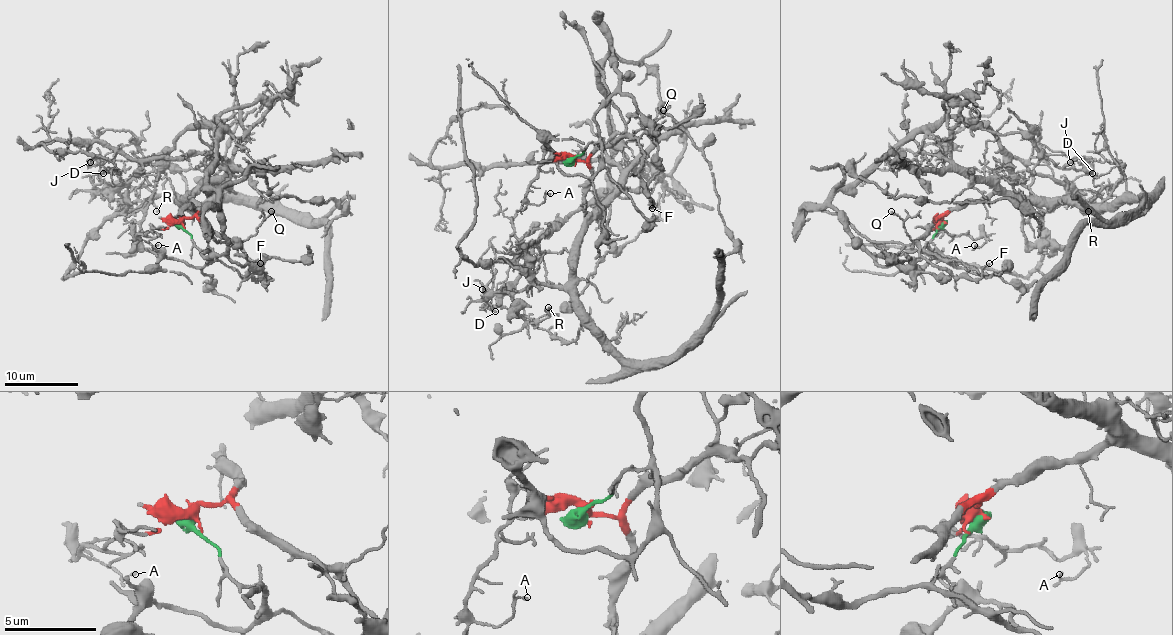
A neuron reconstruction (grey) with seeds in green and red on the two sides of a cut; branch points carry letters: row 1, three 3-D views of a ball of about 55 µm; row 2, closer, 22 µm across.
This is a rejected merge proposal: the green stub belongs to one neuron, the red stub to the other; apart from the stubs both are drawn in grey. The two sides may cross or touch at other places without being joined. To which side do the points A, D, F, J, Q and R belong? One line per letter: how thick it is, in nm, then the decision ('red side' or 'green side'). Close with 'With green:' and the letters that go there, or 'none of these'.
A: calibre 140 nm; red side
D: calibre 130 nm; red side
F: calibre 130 nm; red side
J: calibre 190 nm; red side
Q: calibre 170 nm; red side
R: calibre 130 nm; red side
With green: none of these

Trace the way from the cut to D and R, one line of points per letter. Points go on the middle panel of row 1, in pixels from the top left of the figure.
D: (572, 161), (583, 161), (591, 175), (572, 278), (503, 293), (486, 287), (484, 298), (495, 311)
R: (572, 161), (583, 161), (591, 175), (572, 278), (514, 294), (514, 309), (527, 322), (549, 316), (549, 307)

